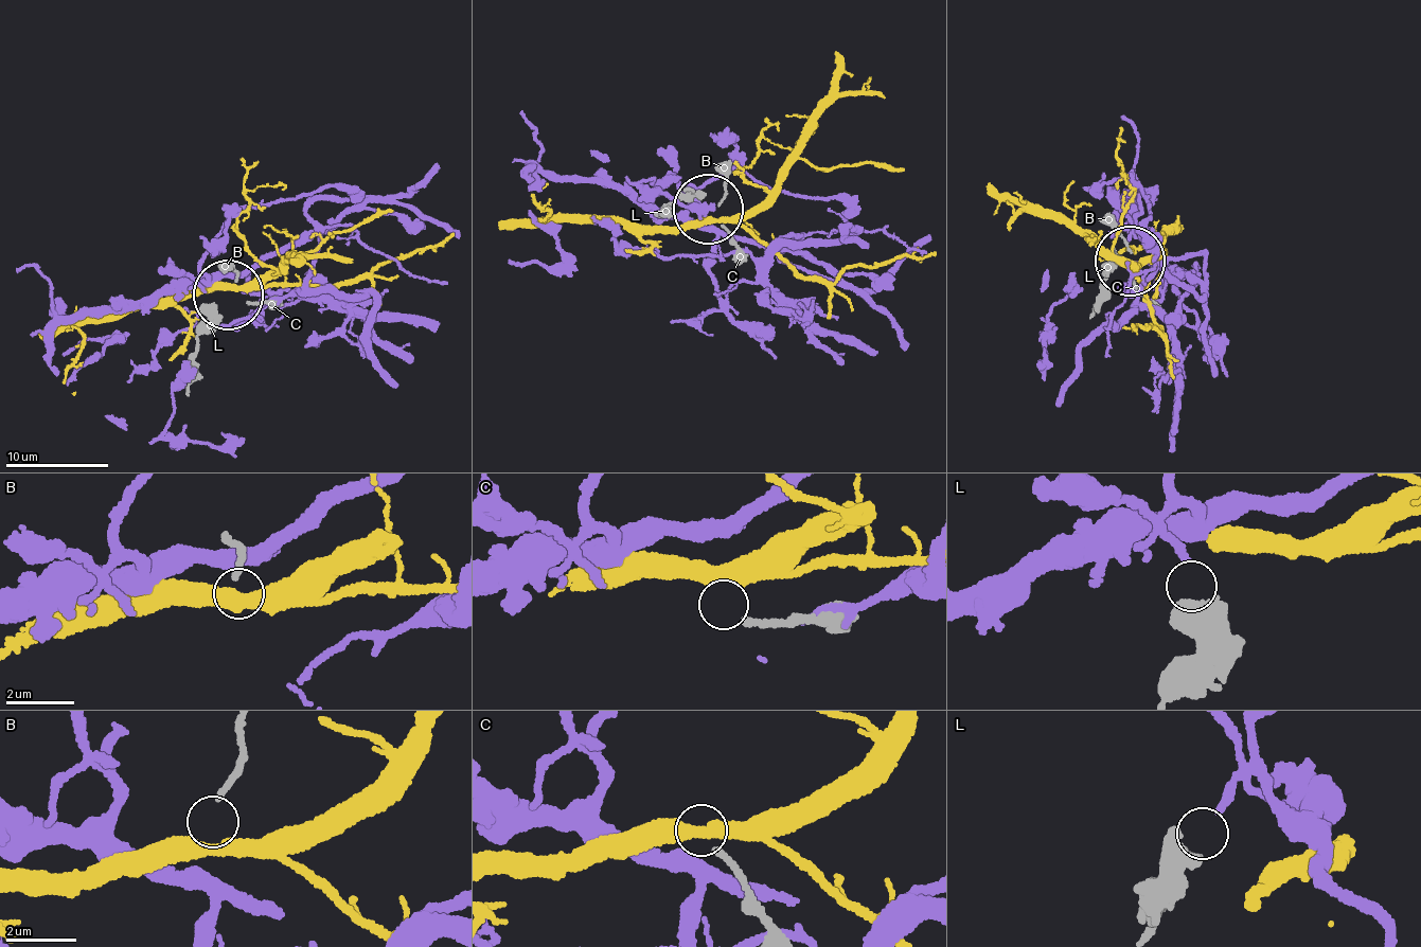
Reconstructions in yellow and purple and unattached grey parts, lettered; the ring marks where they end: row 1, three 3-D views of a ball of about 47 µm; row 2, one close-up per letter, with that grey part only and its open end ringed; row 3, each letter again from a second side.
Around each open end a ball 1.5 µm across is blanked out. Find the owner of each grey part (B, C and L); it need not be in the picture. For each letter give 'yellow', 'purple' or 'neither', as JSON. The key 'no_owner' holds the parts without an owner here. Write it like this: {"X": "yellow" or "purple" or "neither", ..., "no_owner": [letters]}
{"B": "neither", "C": "neither", "L": "purple", "no_owner": ["B", "C"]}

